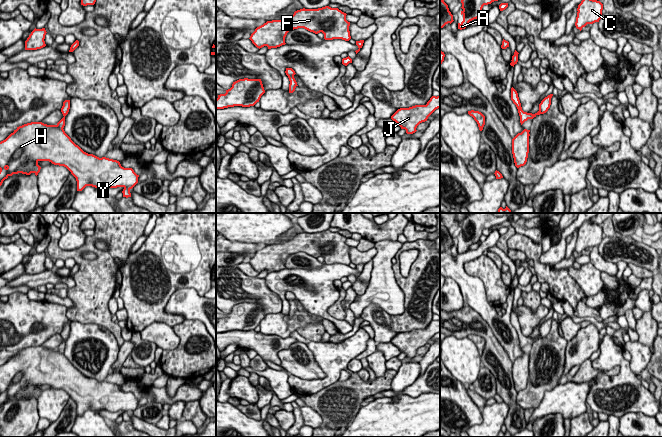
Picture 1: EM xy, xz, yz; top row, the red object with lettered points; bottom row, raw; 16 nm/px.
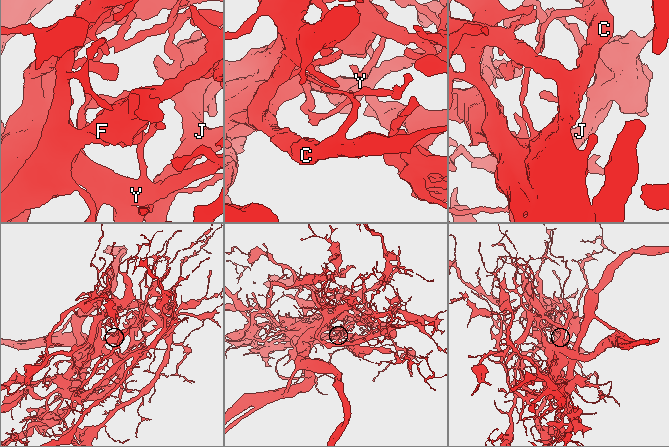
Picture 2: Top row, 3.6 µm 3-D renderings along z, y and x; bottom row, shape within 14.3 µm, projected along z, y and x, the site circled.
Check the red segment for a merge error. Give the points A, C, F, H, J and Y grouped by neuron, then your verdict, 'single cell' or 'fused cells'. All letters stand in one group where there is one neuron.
A F J / C H Y | fused cells

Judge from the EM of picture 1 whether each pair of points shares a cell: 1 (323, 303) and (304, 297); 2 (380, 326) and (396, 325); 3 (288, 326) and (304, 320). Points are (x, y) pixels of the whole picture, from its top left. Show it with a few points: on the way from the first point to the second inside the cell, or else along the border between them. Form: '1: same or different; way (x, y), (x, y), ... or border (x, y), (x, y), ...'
1: same; way (318, 303), (309, 302)
2: different; border (389, 315), (391, 321), (389, 327), (397, 333)
3: same; way (292, 324), (300, 320)

